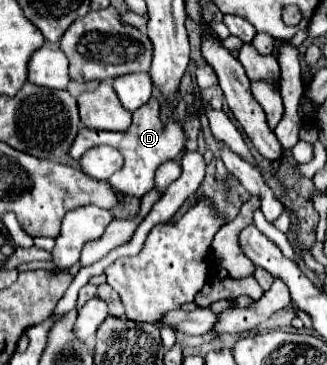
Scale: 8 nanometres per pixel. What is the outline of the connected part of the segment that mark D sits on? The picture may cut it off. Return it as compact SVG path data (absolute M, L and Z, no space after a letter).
M151 98L145 106L141 106L139 110L133 112L133 124L125 132L103 132L103 130L81 128L69 150L69 156L73 160L79 160L95 144L109 144L109 146L121 150L121 154L125 156L125 166L115 172L108 181L121 192L135 194L141 198L143 194L147 194L153 188L155 168L161 166L163 162L171 160L171 156L177 156L185 148L185 132L173 118L163 120L161 104L155 98Z

